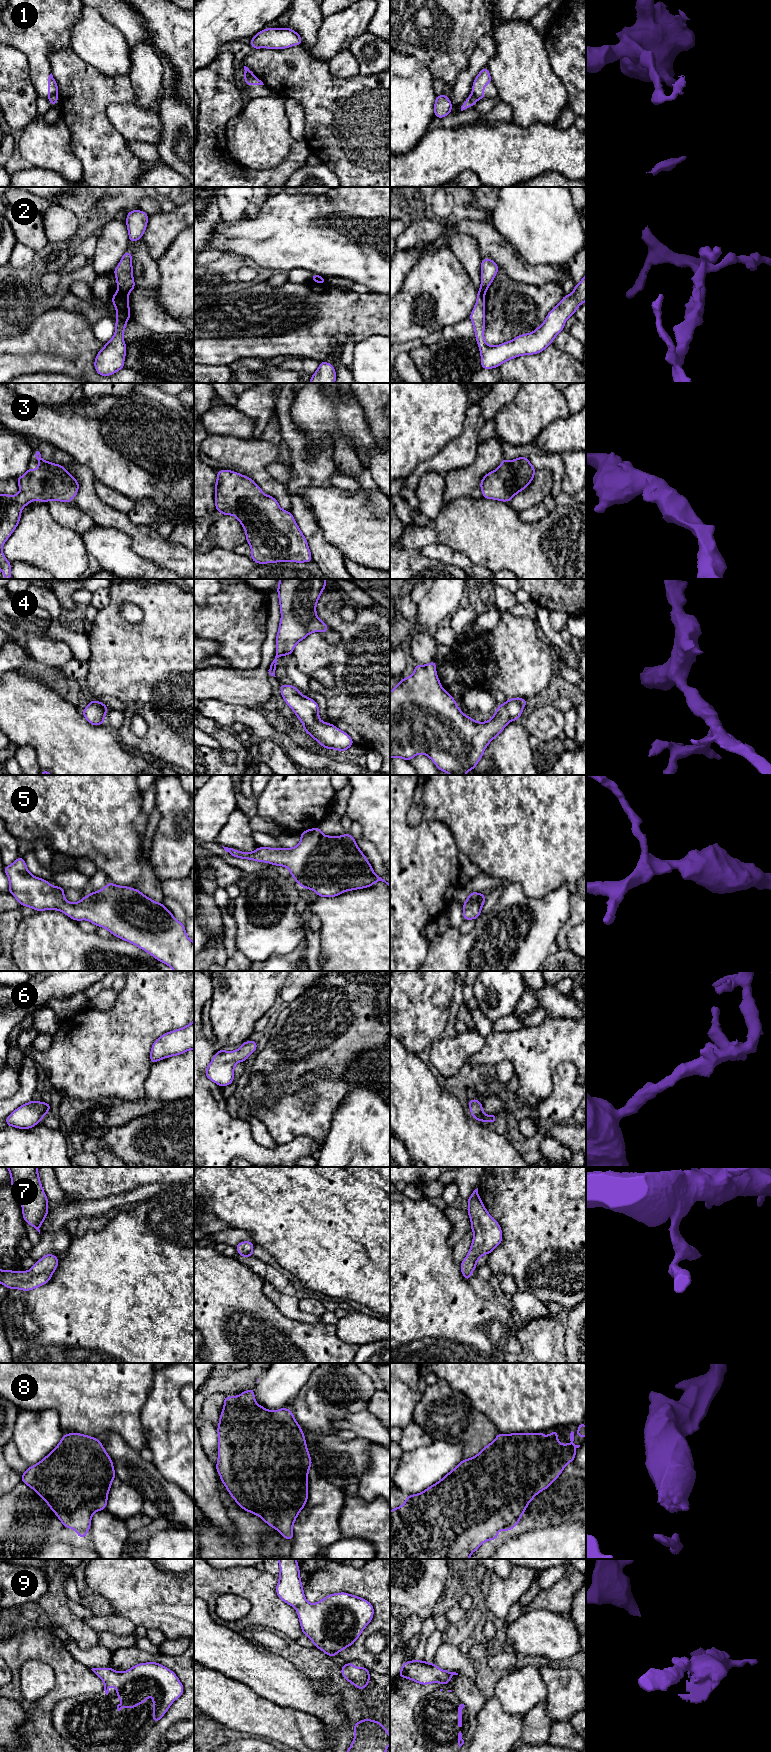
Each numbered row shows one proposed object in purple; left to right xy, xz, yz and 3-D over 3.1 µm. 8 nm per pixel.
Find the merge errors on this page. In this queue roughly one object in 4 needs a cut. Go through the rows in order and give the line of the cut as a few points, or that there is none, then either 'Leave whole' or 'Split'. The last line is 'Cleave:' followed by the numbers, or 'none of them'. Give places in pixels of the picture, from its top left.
1: Split along xy (57, 94), (48, 97). Split
2: Split along xy (119, 290), (127, 294). Split
3: No split. Leave whole
4: No split. Leave whole
5: No split. Leave whole
6: No split. Leave whole
7: No split. Leave whole
8: No split. Leave whole
9: No split. Leave whole
Cleave: 1, 2

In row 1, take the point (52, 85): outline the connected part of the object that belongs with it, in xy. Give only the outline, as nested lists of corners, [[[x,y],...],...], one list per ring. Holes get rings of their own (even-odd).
[[[51,73],[48,77],[48,97],[53,95],[58,95],[58,86]]]

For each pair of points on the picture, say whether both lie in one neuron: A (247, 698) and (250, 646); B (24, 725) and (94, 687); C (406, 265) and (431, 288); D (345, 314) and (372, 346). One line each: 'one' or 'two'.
A: two
B: two
C: two
D: two

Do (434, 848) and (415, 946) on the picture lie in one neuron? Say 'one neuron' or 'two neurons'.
one neuron

